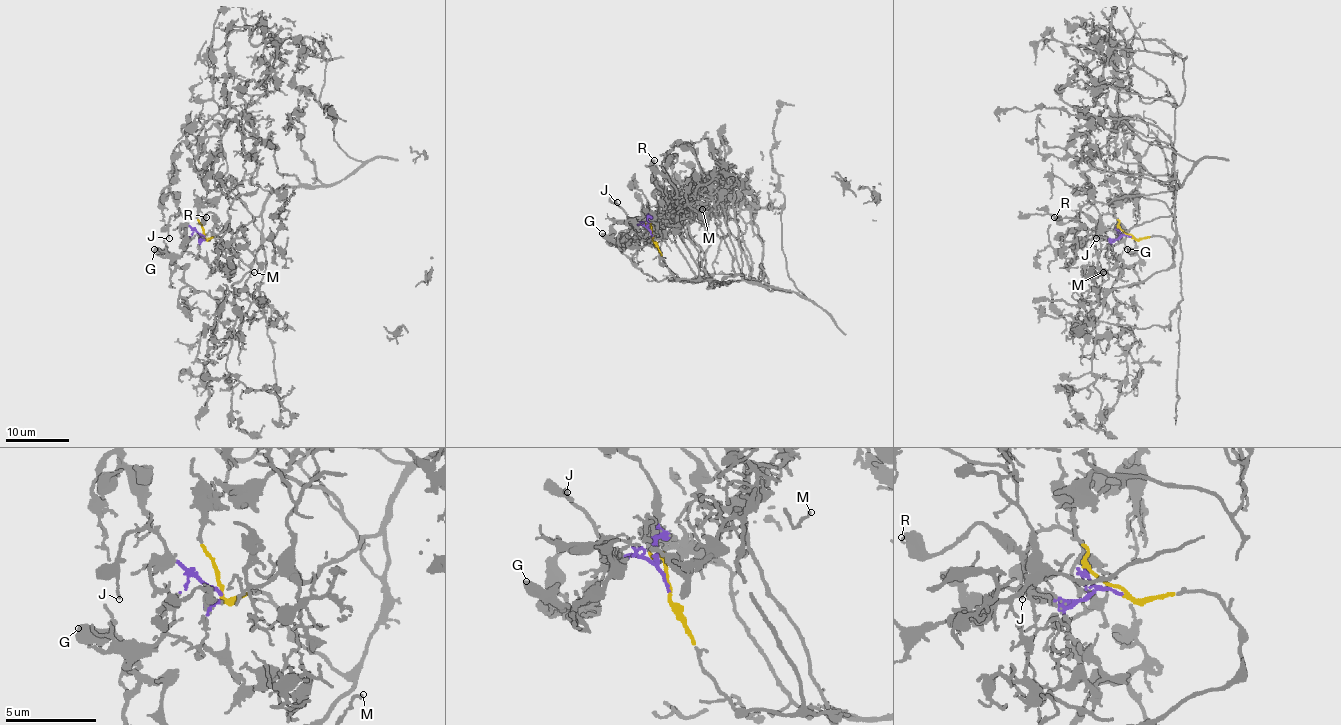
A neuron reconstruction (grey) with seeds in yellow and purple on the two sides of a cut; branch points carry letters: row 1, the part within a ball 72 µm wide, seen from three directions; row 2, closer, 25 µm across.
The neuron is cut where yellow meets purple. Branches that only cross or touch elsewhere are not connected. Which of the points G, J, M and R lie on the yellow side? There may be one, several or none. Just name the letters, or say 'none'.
G, M, R

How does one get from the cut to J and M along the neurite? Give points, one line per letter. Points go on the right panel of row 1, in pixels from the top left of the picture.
J: (1130, 236), (1124, 236), (1119, 231), (1117, 220), (1104, 213), (1098, 220), (1096, 239)
M: (1130, 234), (1162, 236), (1173, 264), (1178, 236), (1181, 295), (1168, 324), (1101, 322), (1093, 311), (1103, 272)

